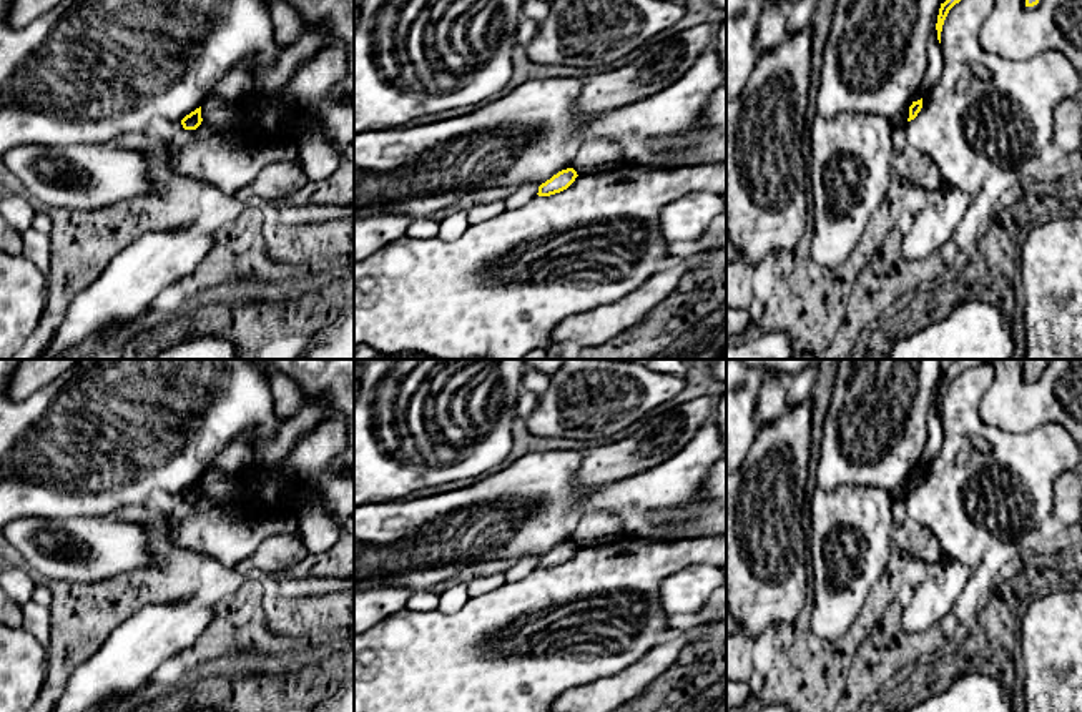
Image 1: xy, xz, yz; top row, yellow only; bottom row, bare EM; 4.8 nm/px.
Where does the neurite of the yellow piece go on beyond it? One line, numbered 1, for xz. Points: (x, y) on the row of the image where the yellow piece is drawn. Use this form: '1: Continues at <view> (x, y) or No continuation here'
1: No continuation here

